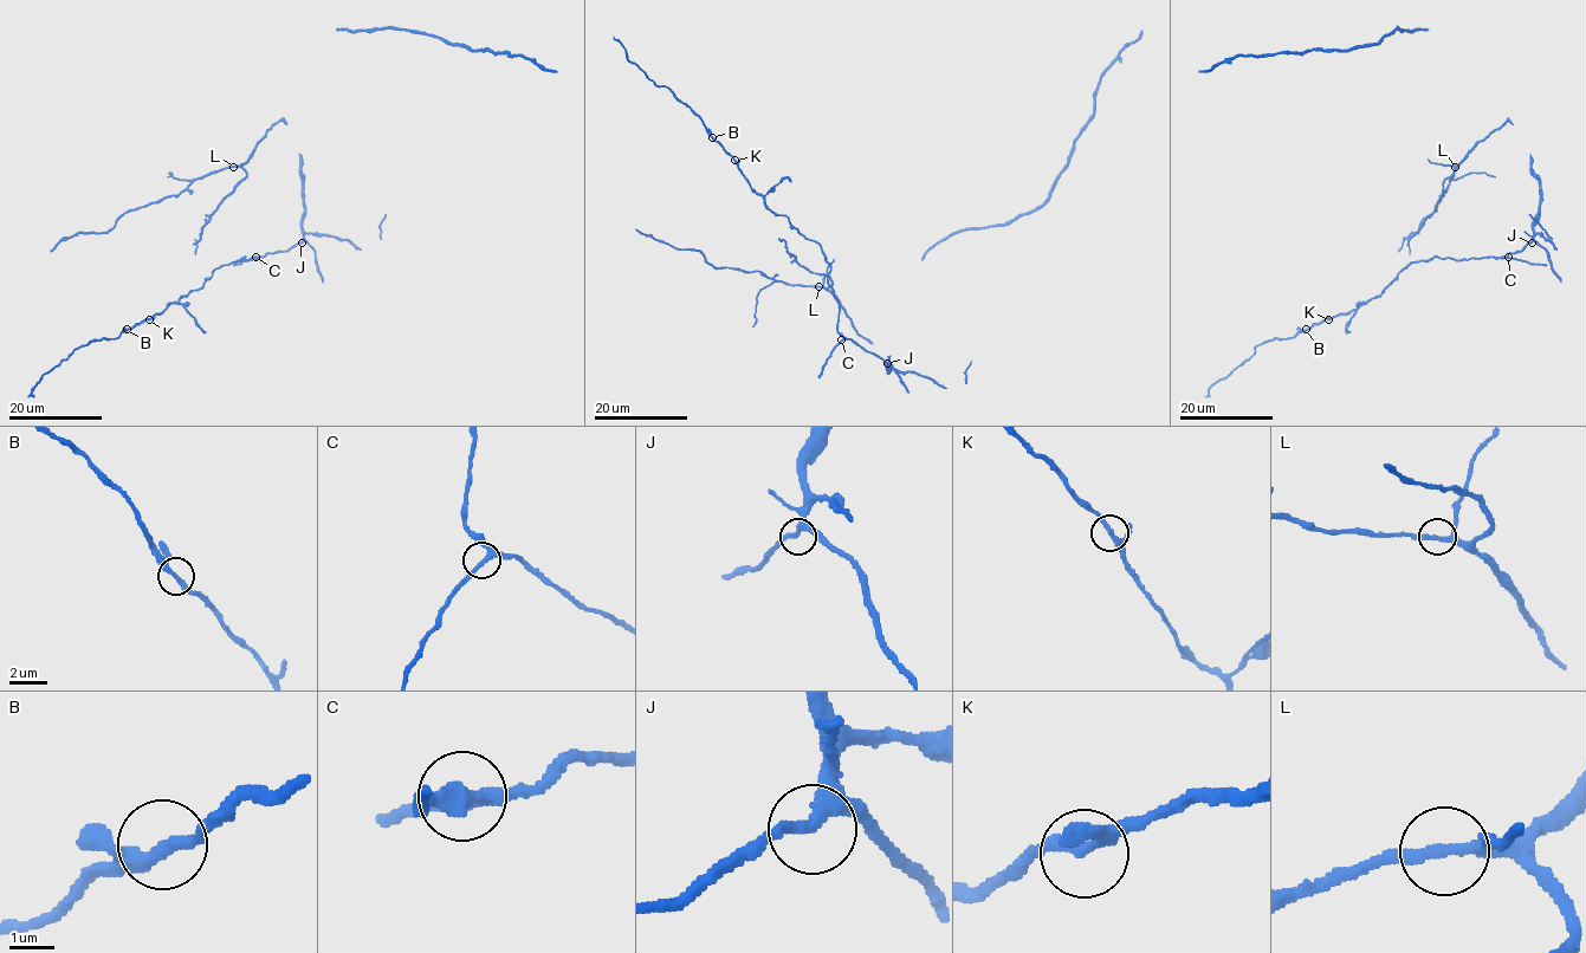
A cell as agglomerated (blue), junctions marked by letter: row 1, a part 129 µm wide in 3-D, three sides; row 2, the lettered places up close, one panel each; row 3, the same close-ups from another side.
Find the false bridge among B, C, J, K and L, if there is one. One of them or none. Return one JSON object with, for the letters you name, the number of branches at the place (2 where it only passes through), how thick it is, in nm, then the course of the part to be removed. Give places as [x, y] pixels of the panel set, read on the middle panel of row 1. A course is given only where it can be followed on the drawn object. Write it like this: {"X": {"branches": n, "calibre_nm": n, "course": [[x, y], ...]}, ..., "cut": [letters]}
{"cut": []}

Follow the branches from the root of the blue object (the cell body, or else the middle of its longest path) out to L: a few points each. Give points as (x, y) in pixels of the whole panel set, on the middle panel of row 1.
L: (849, 319), (840, 303), (820, 286)

